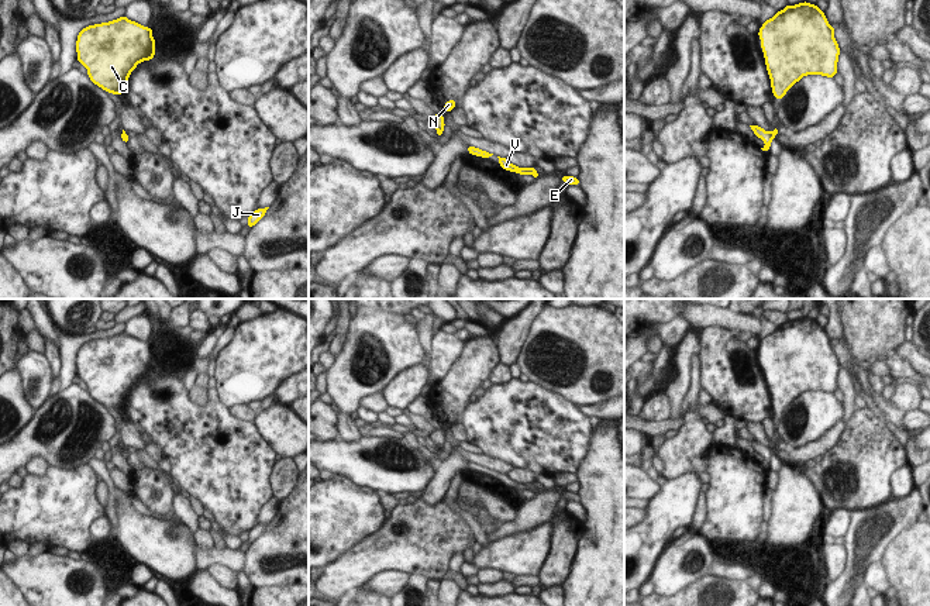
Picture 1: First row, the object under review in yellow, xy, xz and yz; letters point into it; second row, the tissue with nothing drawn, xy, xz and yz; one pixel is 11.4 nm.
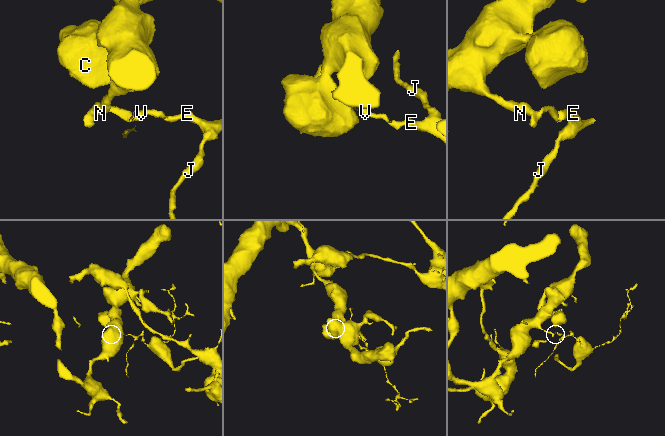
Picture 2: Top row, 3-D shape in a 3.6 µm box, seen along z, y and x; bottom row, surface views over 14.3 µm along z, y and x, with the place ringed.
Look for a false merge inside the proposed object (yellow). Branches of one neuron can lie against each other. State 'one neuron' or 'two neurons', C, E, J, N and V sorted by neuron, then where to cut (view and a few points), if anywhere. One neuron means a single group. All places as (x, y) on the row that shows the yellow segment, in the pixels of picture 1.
two neurons; groups C N / E J V; cut xy (126, 133), (121, 134)

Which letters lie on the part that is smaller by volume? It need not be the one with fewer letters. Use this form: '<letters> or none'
E, J, V

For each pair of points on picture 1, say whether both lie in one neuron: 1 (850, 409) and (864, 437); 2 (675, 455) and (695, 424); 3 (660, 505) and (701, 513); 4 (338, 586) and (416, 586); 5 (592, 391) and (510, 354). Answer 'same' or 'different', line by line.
1: different
2: same
3: different
4: different
5: different

